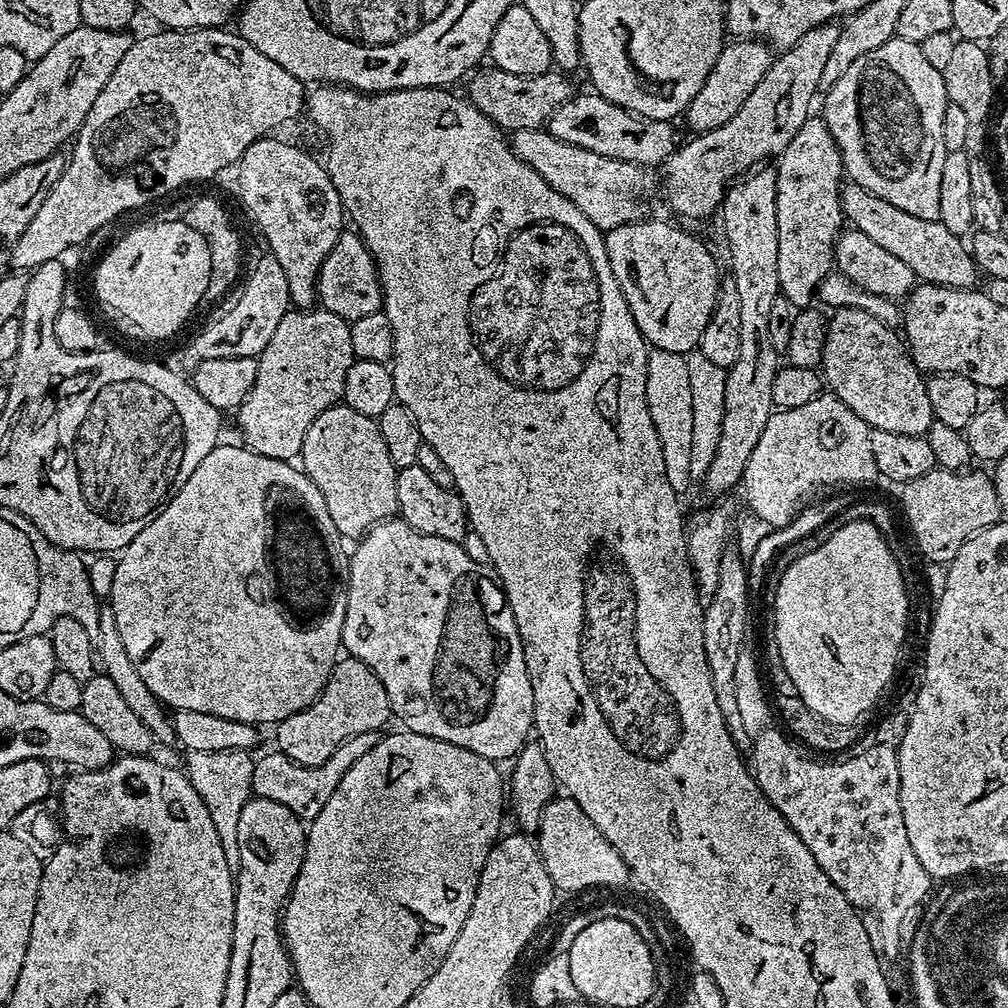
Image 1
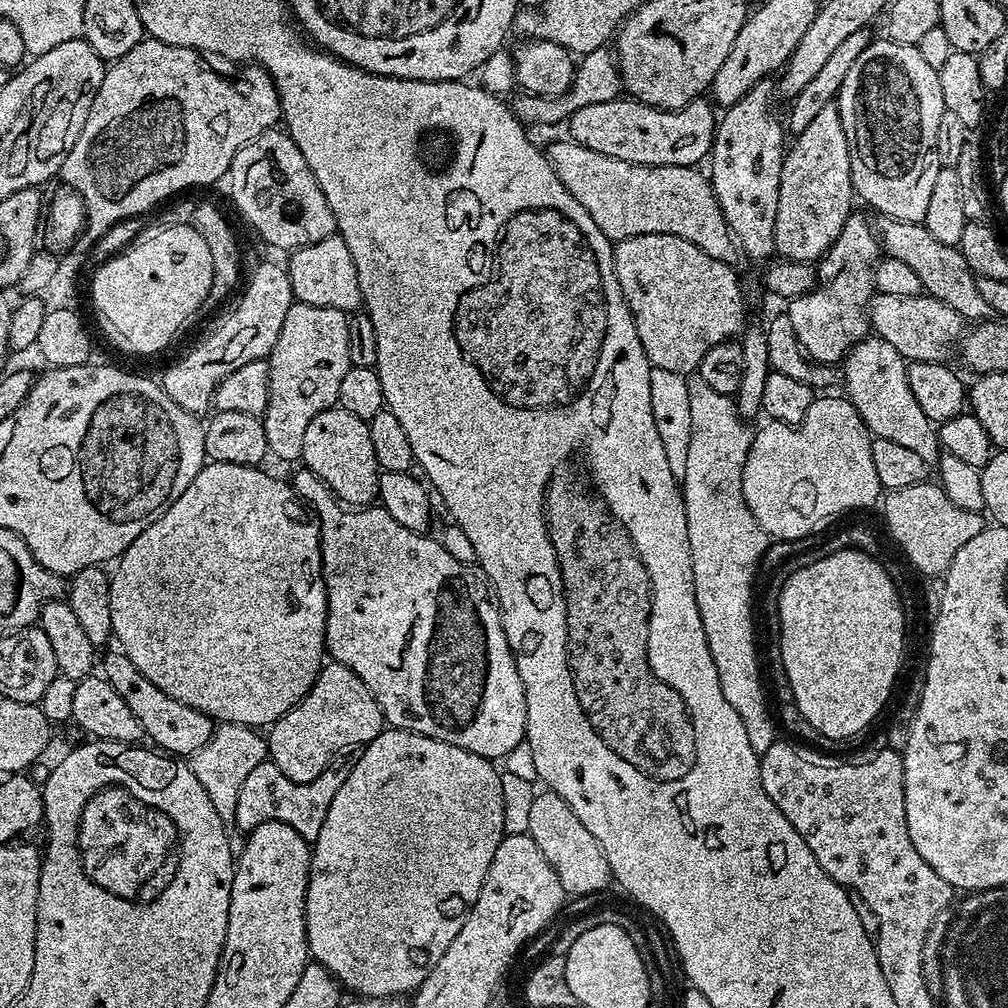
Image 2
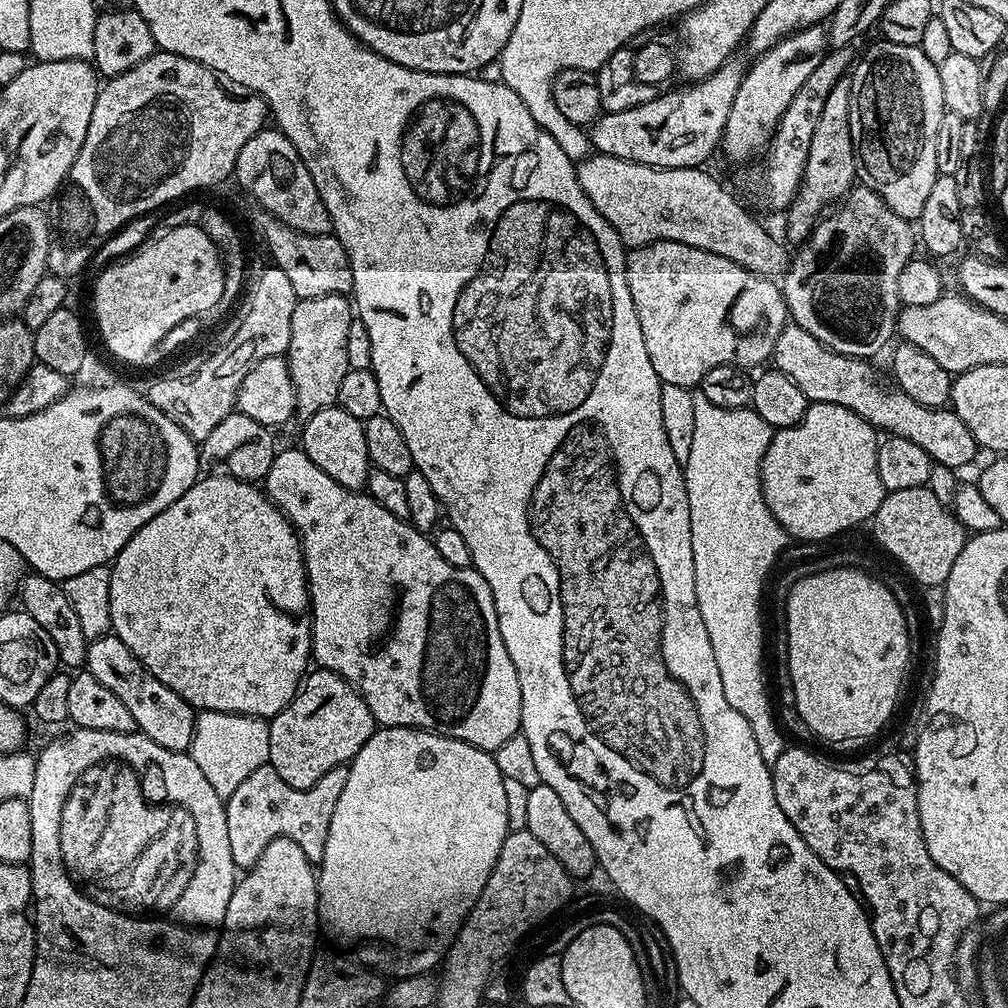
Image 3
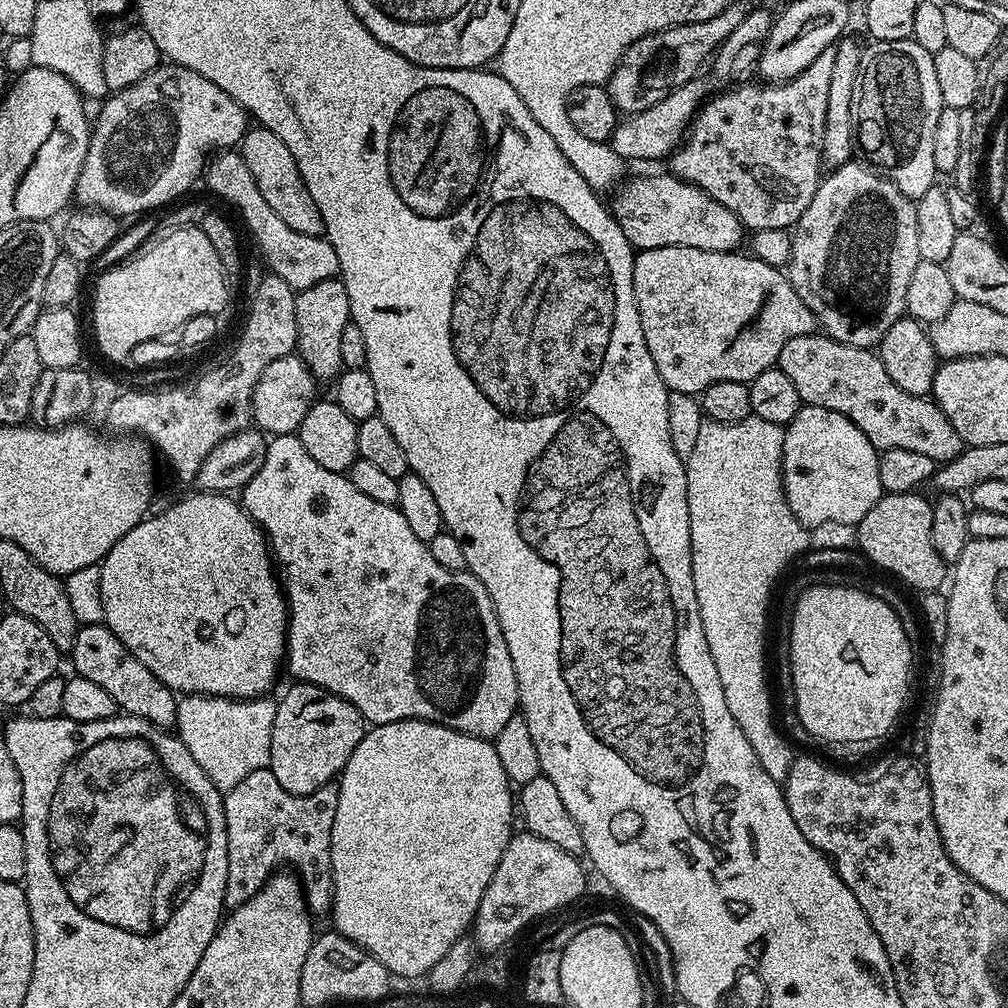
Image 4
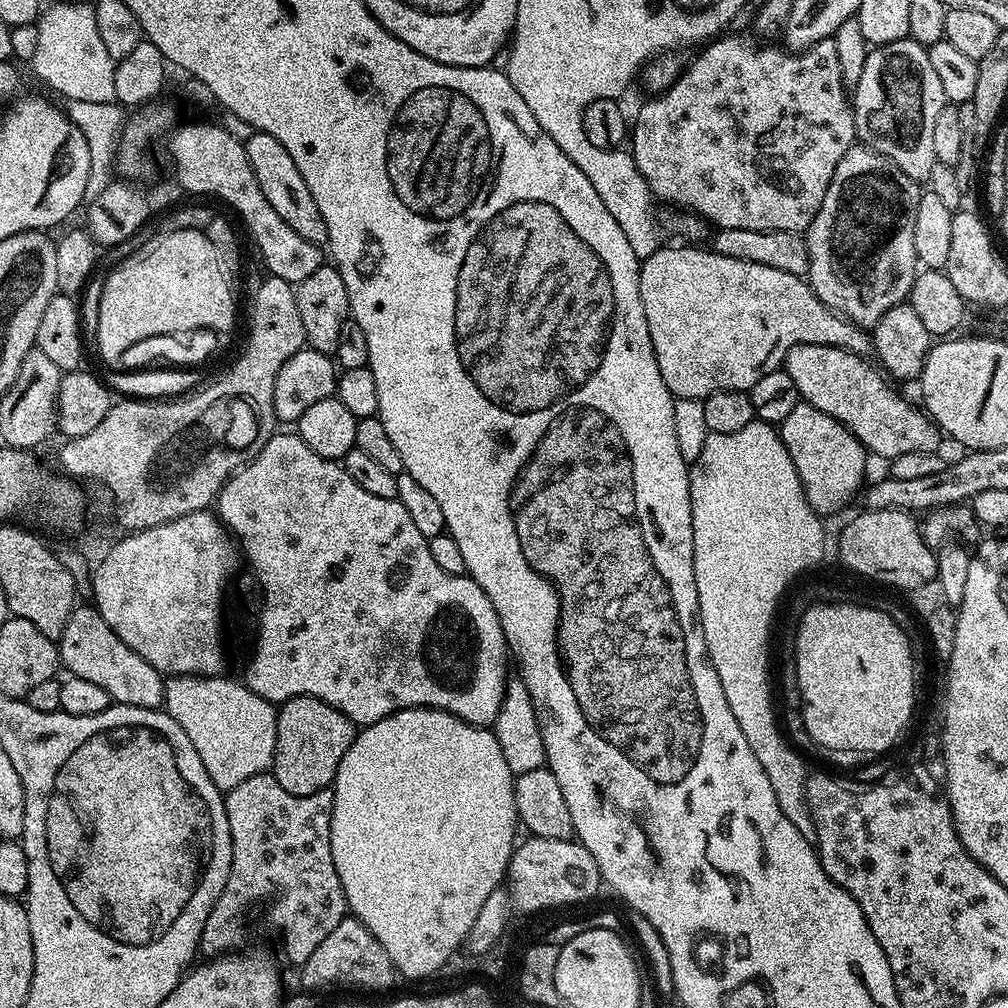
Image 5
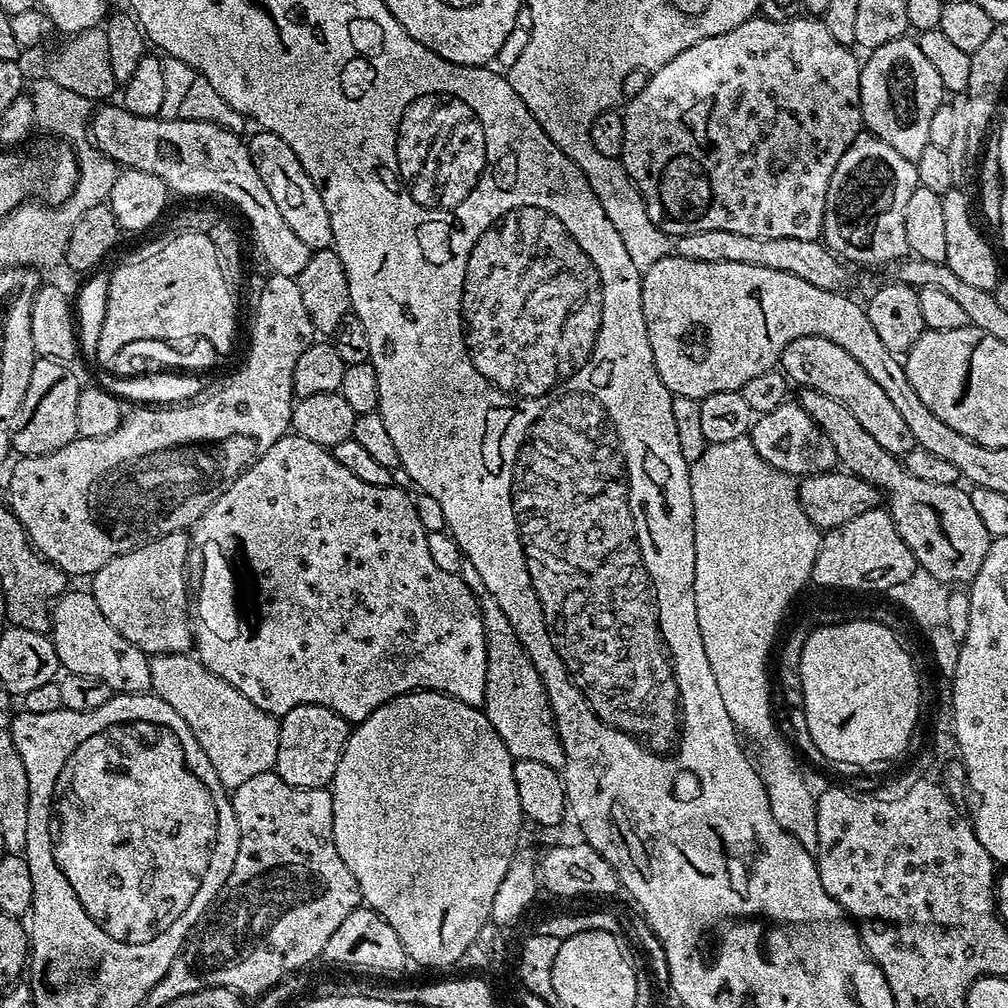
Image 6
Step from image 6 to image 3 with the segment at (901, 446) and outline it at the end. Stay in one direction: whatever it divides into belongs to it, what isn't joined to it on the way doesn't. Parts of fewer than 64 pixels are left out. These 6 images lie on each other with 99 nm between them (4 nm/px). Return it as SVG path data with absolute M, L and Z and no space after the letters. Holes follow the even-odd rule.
M791 322L786 325L782 334L778 334L778 342L774 342L770 360L779 372L786 374L786 378L790 378L790 382L794 382L794 386L798 386L798 390L802 390L802 394L806 394L809 402L846 406L881 433L910 438L910 442L922 446L922 450L926 450L926 454L930 454L933 464L961 470L975 458L976 452L978 453L974 434L970 434L970 430L966 430L966 422L962 422L962 418L958 418L958 414L953 412L951 407L931 408L914 402L914 398L907 396L901 388L897 388L891 383L883 384L876 377L875 370L868 365L871 363L867 359L838 354L834 350L822 346L822 342L818 342L818 338L814 338L814 334L802 330L802 326Z

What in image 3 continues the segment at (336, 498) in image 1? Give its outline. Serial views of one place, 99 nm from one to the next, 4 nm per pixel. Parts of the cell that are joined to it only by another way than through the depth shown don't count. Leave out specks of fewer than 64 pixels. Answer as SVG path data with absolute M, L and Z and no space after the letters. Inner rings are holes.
M333 406L318 410L303 423L302 447L304 453L314 462L314 466L326 470L326 474L330 474L330 478L334 478L334 482L344 488L363 489L368 483L370 471L364 421L354 418L354 414L346 414L346 410L338 406Z

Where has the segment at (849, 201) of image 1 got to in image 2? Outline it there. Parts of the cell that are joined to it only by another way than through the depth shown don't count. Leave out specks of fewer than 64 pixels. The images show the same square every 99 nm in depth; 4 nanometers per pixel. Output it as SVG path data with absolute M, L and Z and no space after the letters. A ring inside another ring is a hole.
M880 216L877 221L874 231L883 251L888 256L898 258L898 262L906 262L906 266L910 266L910 270L918 274L920 287L927 295L938 298L946 302L946 306L958 310L958 314L963 316L965 321L983 322L993 319L994 313L990 306L986 306L982 294L978 294L977 277L970 270L970 266L966 266L966 258L962 258L959 247L938 242L938 238L934 238L934 234L930 234L930 230L923 224L892 220L889 216Z

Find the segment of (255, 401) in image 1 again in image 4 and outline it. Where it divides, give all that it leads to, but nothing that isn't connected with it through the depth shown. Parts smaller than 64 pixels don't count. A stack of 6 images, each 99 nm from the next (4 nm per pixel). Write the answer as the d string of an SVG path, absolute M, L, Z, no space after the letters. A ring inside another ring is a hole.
M339 278L296 292L296 352L317 381L335 381L344 368L338 345L342 343L342 330L346 330L351 315L346 286Z

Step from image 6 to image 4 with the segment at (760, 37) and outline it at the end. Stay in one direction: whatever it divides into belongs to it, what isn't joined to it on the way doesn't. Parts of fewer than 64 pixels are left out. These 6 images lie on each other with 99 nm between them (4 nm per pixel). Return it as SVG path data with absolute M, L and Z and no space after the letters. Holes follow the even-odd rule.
M835 47L824 48L802 74L792 80L765 86L745 82L705 99L690 125L690 131L670 157L671 175L698 186L714 202L722 202L730 214L740 219L745 229L791 229L810 206L822 179L822 153L826 126L826 101L834 71Z

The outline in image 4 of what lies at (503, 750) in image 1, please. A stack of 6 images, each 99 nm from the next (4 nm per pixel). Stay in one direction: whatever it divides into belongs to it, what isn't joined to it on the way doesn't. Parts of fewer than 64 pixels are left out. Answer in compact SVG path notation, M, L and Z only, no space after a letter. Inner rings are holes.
M293 434L290 436L272 436L267 441L267 448L265 450L265 461L262 462L261 469L258 470L249 482L242 489L242 503L244 509L252 515L252 521L259 524L265 530L271 528L280 528L280 556L278 552L278 572L282 577L282 587L284 595L288 602L288 642L286 645L286 672L289 672L296 682L303 682L305 684L313 684L319 688L330 690L334 694L338 694L342 698L346 698L346 702L354 705L365 718L369 725L375 726L377 724L389 724L390 722L398 722L399 720L429 720L436 725L441 724L447 728L457 728L460 732L465 732L469 736L477 736L483 740L492 740L502 730L502 726L506 726L506 722L510 722L512 716L517 715L518 705L520 702L520 695L518 694L518 682L516 681L516 671L514 670L514 662L510 658L510 650L506 646L506 642L502 638L502 630L500 623L496 617L496 612L492 608L490 602L490 594L486 594L486 590L482 586L482 582L478 582L478 578L472 575L471 572L465 570L463 572L451 572L446 570L446 566L438 566L438 562L434 562L434 554L430 554L427 543L419 540L417 535L410 530L407 525L406 518L400 513L400 509L390 504L383 504L382 502L374 502L374 498L370 498L366 494L354 487L354 482L349 480L347 475L342 472L335 472L334 470L326 470L326 466L321 466L319 462L314 462L314 458L310 458L310 454L306 450L306 446L302 446L299 435Z

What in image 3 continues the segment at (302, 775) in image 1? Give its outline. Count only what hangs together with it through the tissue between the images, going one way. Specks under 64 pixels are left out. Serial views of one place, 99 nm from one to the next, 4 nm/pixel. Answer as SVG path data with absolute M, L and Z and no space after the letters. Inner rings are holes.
M271 764L258 766L258 770L254 770L254 774L250 774L250 778L243 780L239 784L238 790L234 790L234 794L230 794L224 800L226 831L230 838L230 858L234 858L237 869L252 868L258 854L262 854L262 850L266 850L266 846L270 846L270 842L274 838L290 838L294 842L298 842L298 846L302 846L306 858L310 858L313 862L323 861L326 834L330 834L330 818L334 814L334 806L338 806L339 796L346 792L347 777L348 764L339 764L334 766L334 770L326 770L326 774L322 774L322 778L318 778L318 782L314 786L295 788L286 786L286 782L282 782L282 778L278 778L278 774L273 770Z

